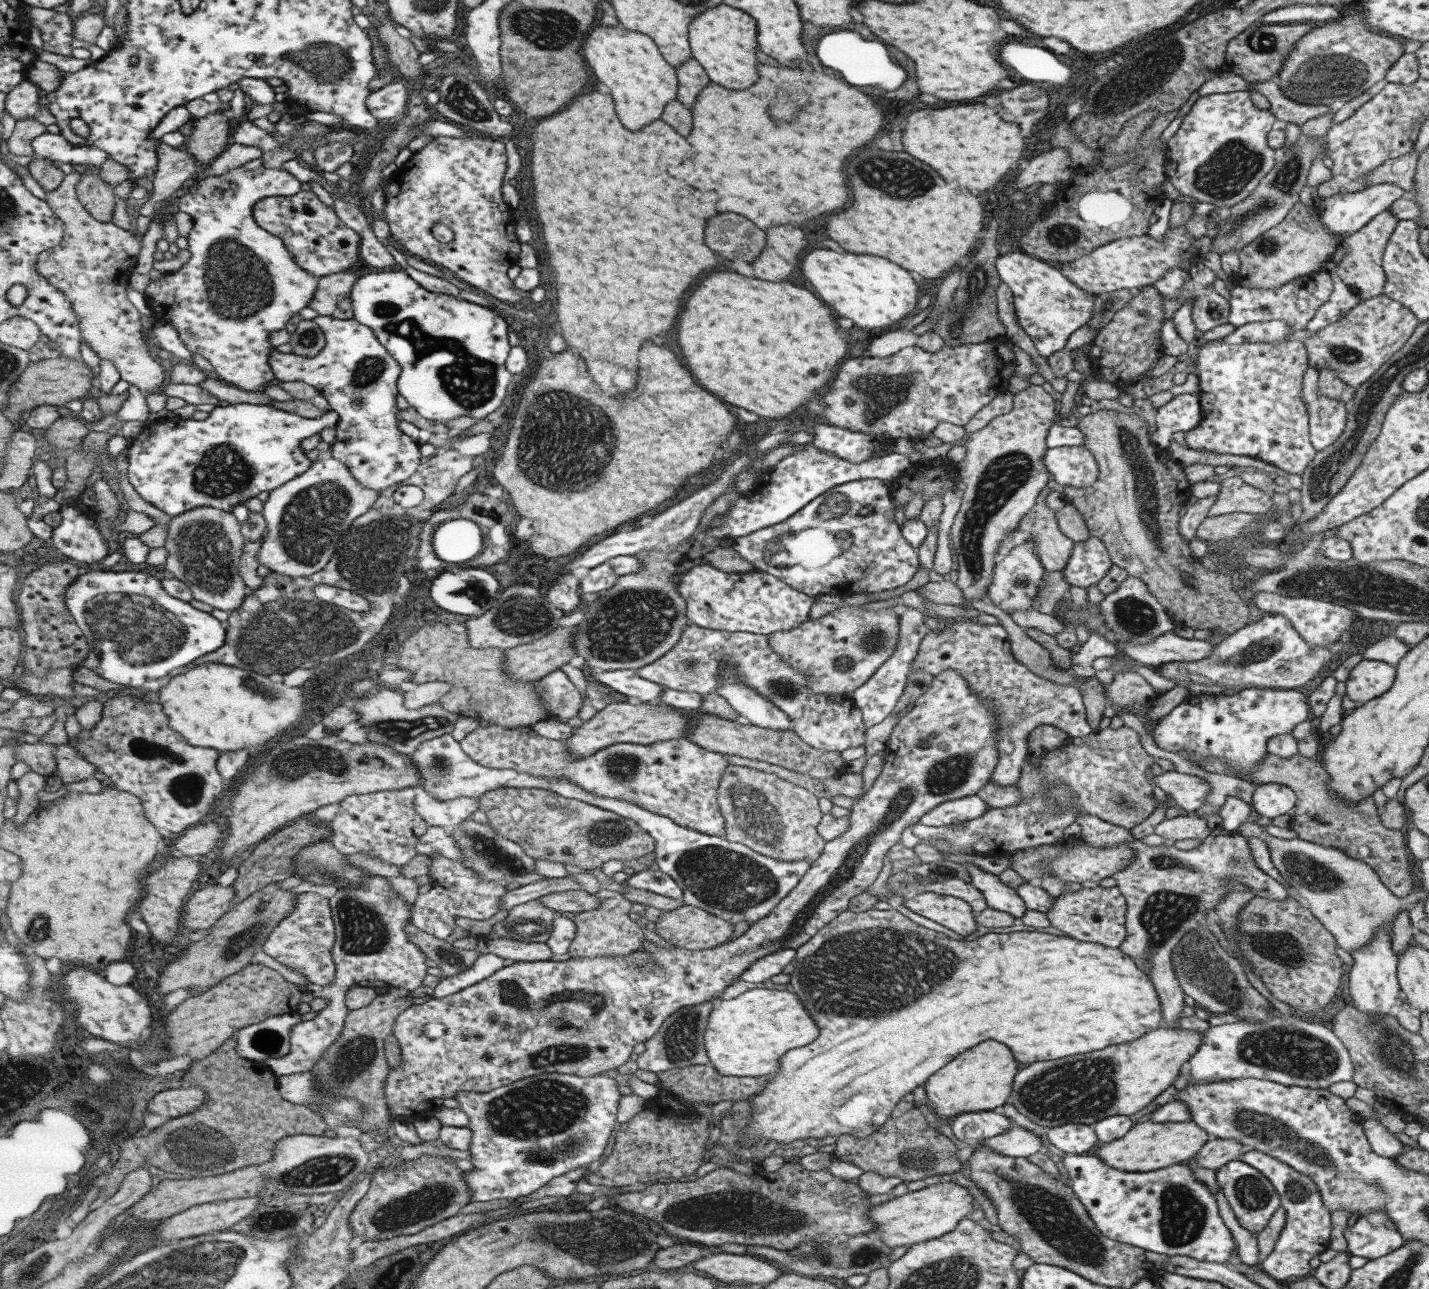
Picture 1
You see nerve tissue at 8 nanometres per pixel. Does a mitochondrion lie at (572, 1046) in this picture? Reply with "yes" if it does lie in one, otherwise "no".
yes

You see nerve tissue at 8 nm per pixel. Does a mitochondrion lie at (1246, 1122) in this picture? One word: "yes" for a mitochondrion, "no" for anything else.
yes

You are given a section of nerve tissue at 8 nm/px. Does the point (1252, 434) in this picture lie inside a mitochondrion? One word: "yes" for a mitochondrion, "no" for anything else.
no

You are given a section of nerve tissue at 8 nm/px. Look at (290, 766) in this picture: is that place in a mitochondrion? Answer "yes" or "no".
yes

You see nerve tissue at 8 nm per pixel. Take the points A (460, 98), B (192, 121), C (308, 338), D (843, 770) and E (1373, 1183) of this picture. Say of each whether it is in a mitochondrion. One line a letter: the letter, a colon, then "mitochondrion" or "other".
A: mitochondrion
B: other
C: mitochondrion
D: other
E: mitochondrion

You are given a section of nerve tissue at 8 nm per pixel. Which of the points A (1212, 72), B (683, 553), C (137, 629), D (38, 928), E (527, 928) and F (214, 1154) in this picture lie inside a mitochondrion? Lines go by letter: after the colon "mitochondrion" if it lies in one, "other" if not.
A: other
B: other
C: mitochondrion
D: mitochondrion
E: mitochondrion
F: mitochondrion

